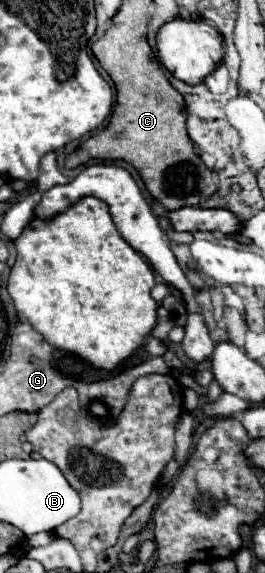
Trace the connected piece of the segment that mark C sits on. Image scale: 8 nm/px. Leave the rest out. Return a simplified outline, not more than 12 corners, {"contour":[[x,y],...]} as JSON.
{"contour":[[147,30],[91,46],[117,88],[65,166],[129,162],[167,210],[215,190]]}

